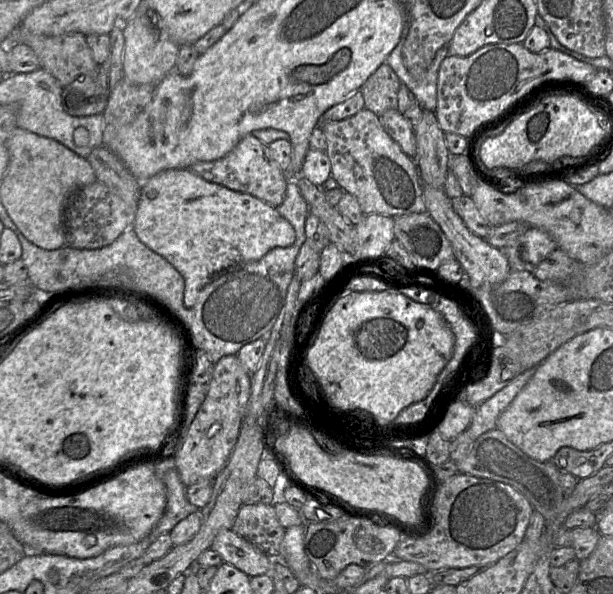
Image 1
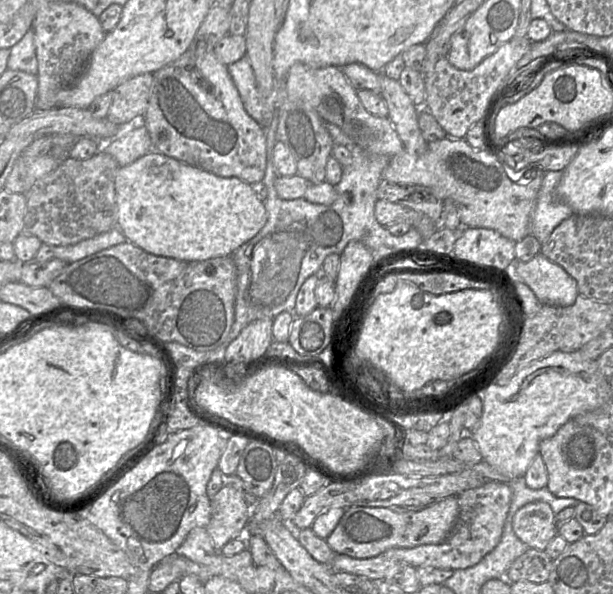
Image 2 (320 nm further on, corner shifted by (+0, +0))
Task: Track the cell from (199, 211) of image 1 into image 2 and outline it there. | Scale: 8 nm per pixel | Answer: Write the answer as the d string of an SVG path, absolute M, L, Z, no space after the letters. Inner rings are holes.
M152 151L141 156L127 166L119 167L115 178L117 205L117 227L127 241L156 256L169 257L182 261L204 261L211 258L231 256L240 246L255 237L267 221L267 211L264 202L258 199L254 187L237 177L221 177L199 167L185 164L158 151Z

